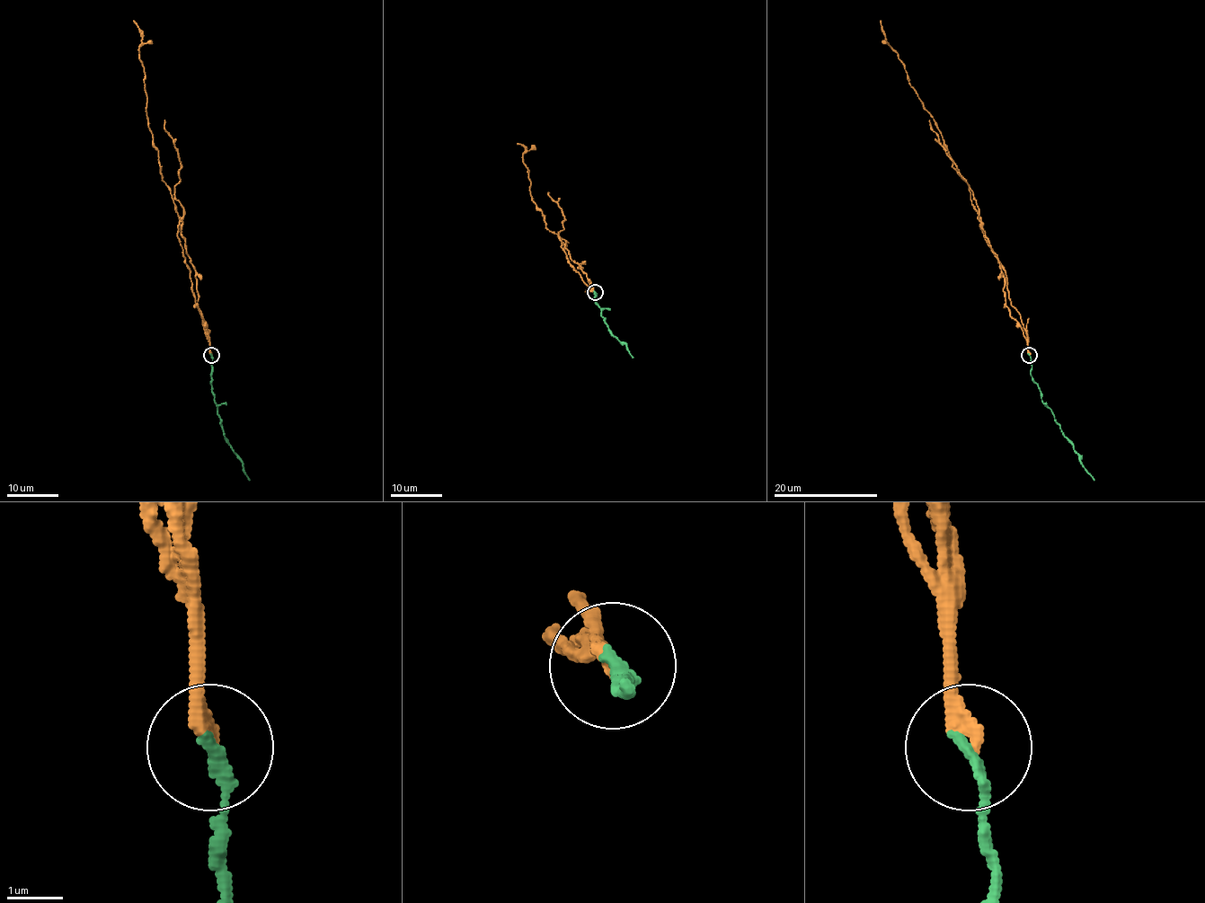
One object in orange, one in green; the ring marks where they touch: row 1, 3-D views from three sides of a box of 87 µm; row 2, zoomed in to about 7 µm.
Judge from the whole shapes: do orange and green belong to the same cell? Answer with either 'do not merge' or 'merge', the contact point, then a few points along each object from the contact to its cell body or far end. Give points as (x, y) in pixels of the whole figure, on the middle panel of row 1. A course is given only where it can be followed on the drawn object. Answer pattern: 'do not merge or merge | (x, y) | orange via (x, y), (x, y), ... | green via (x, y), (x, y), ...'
do not merge | (595, 292) | orange via (594, 293), (532, 200), (523, 162), (526, 149), (517, 143) | green via (594, 293), (596, 303), (608, 330), (626, 346), (633, 358)

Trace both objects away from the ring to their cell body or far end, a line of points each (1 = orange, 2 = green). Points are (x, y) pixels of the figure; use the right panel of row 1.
1: (1030, 354), (1027, 333), (1006, 305), (1001, 268), (969, 185), (953, 167), (936, 121), (880, 21)
2: (1030, 354), (1032, 380), (1040, 391), (1041, 401), (1051, 411), (1060, 432), (1094, 480)

